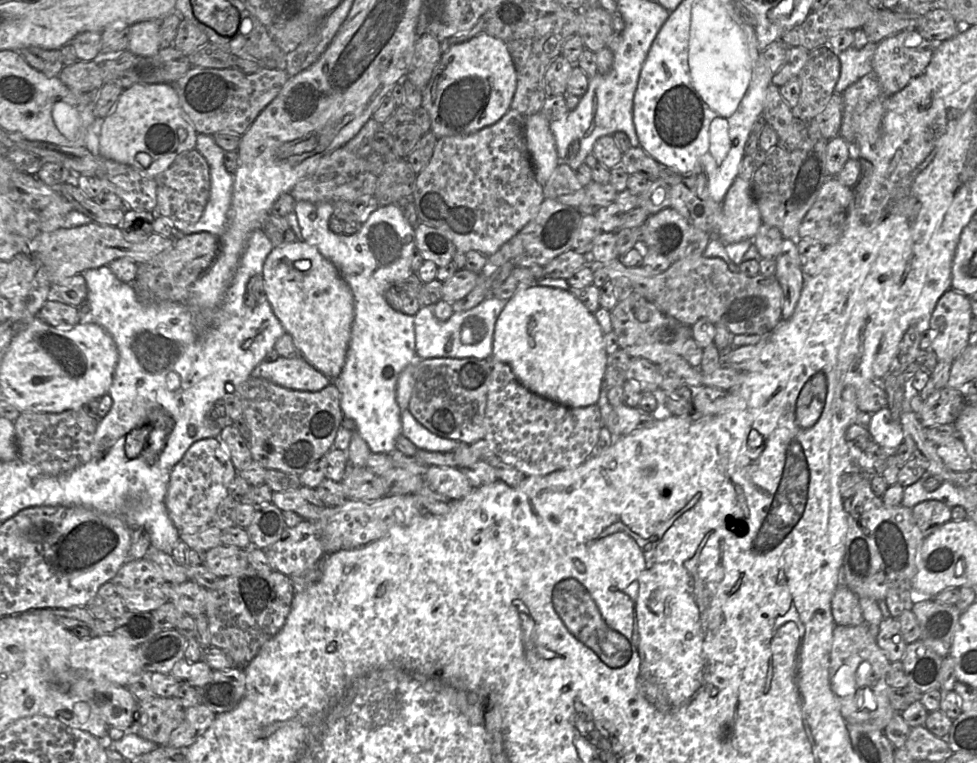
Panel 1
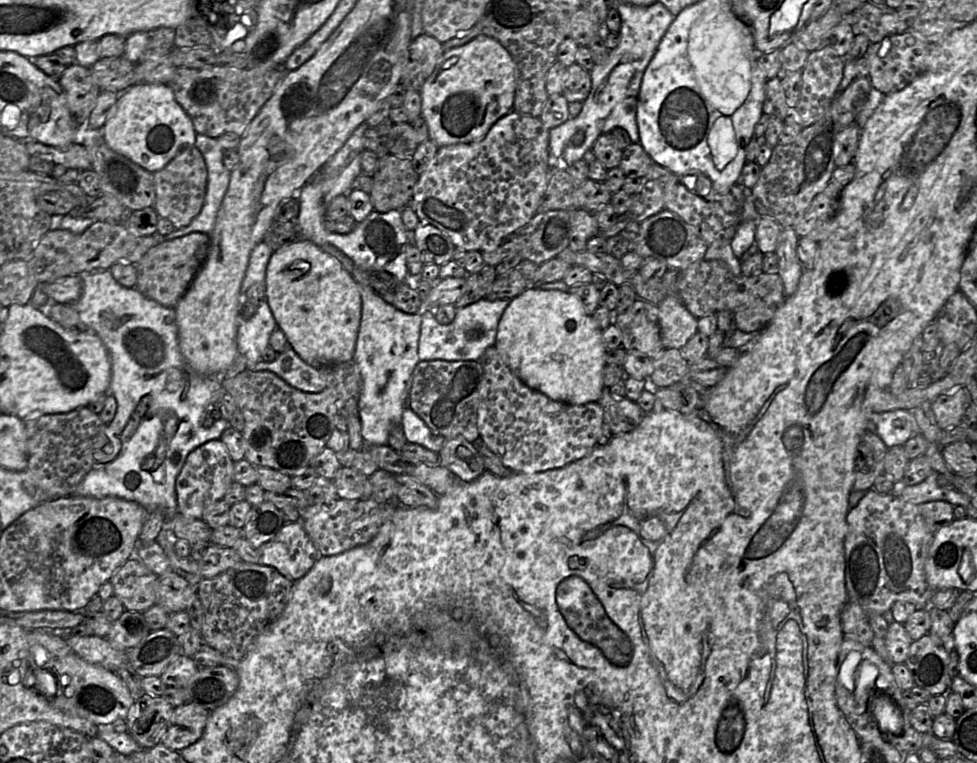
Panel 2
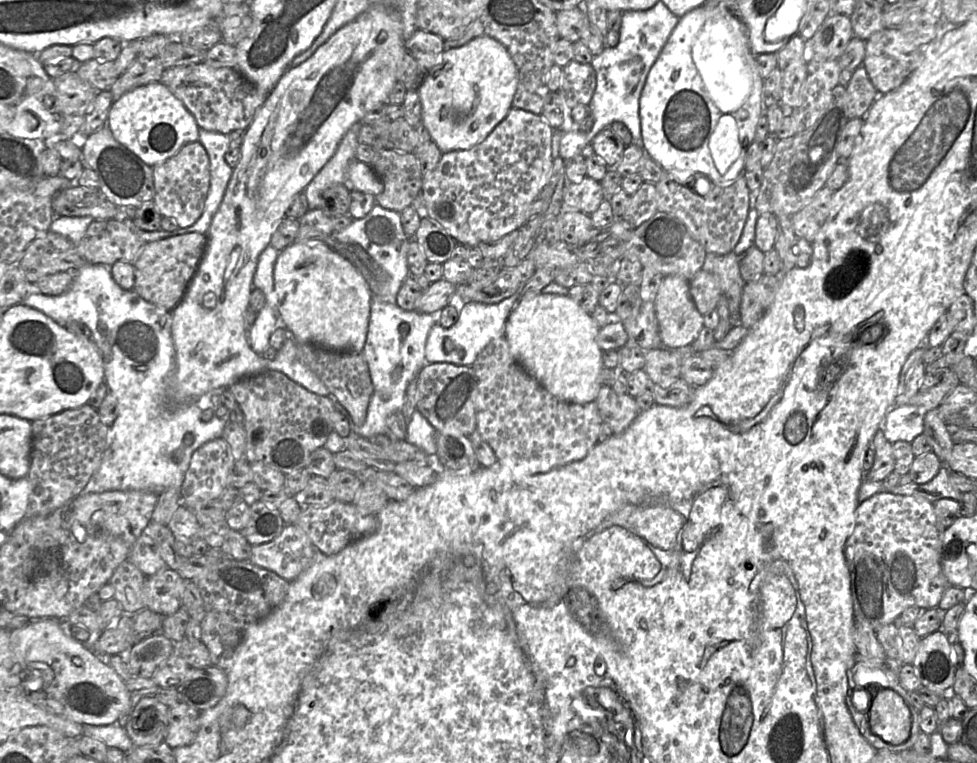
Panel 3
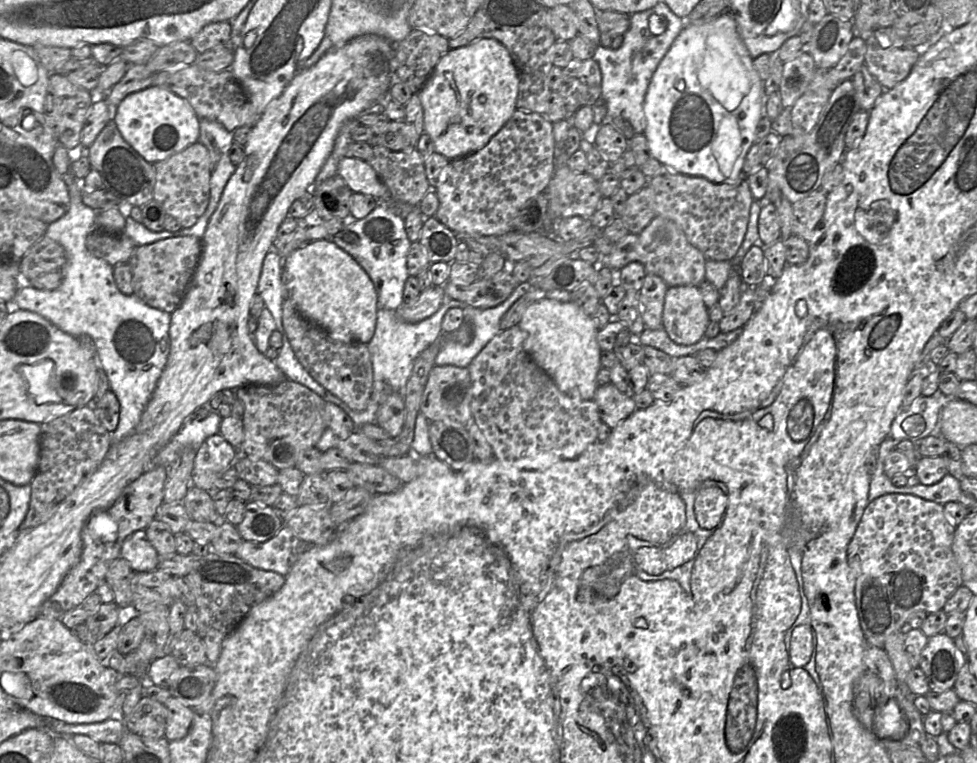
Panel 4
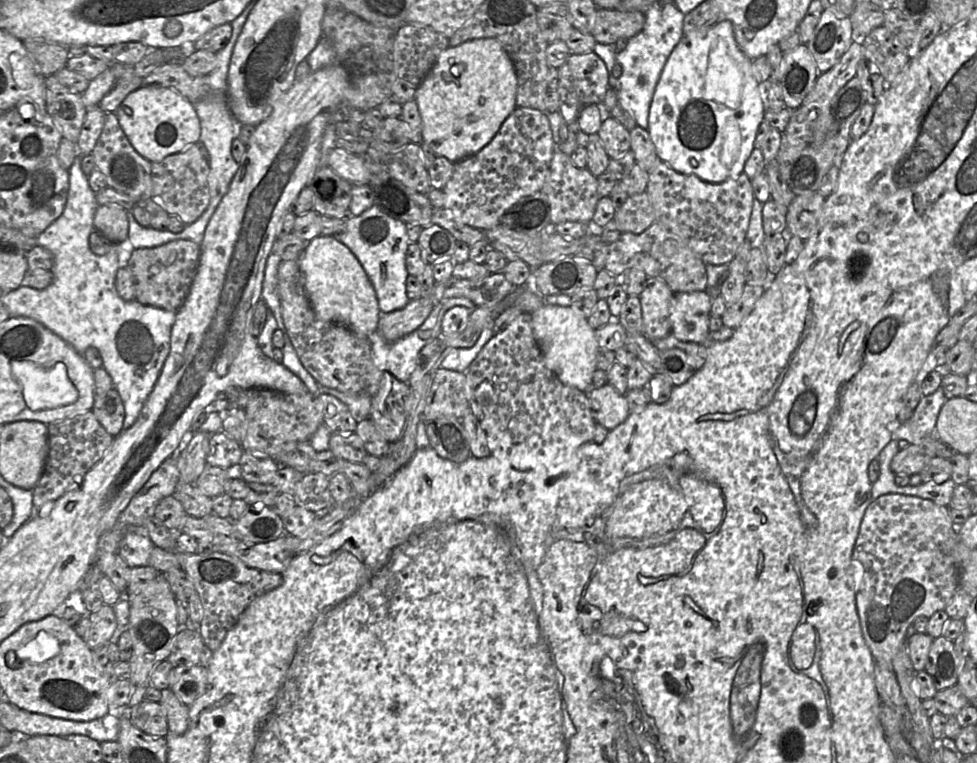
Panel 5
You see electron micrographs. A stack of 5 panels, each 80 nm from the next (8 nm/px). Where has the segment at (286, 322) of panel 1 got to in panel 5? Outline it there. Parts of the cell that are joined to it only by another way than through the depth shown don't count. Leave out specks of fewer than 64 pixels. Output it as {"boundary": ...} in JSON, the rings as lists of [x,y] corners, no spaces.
{"boundary":[[[320,235],[307,243],[298,263],[306,295],[316,315],[370,340],[378,329],[382,313],[374,287],[351,250],[333,236]]]}

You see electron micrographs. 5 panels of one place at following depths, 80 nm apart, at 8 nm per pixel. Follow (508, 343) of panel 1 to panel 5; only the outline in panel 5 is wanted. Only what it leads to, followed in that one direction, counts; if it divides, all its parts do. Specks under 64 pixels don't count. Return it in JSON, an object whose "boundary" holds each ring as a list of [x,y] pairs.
{"boundary":[[[544,304],[531,314],[534,338],[541,350],[548,369],[565,385],[589,392],[592,376],[596,370],[598,343],[595,330],[579,311],[571,306],[562,307]]]}

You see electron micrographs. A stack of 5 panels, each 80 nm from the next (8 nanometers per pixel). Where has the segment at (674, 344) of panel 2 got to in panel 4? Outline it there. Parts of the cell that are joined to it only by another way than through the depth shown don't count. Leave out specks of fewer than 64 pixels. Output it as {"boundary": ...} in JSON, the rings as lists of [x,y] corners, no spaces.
{"boundary":[[[696,286],[668,287],[662,327],[676,344],[691,345],[704,337],[710,322],[708,308]]]}

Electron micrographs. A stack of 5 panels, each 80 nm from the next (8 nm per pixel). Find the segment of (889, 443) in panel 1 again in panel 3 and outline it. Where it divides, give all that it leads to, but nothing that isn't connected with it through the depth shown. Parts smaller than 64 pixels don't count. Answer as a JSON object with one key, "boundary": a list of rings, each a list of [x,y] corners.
{"boundary":[[[899,405],[893,406],[881,423],[885,438],[891,444],[897,441],[911,443],[918,435],[923,434],[923,415],[927,411],[923,406]]]}

